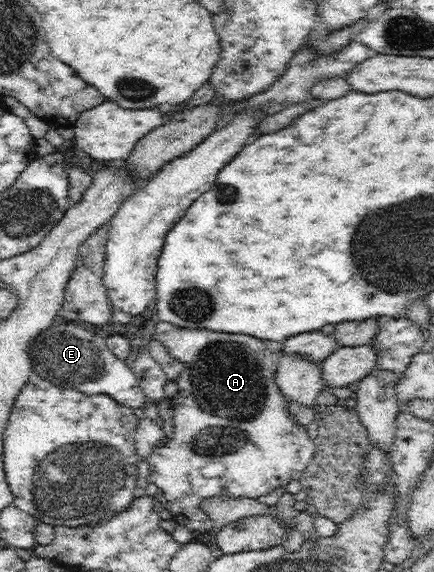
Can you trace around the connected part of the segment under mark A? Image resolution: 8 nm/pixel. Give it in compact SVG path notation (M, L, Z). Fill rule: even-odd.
M159 321L155 326L155 334L153 338L163 342L168 352L179 360L183 365L183 371L179 373L175 382L178 385L178 392L171 400L171 408L174 411L174 425L170 432L169 442L164 445L157 445L153 452L148 455L148 463L150 464L150 476L147 480L150 483L150 489L156 491L158 498L172 513L173 519L177 524L186 526L190 533L198 536L202 533L206 534L213 528L212 519L208 518L204 514L204 509L201 507L201 503L208 499L224 493L226 497L237 498L253 498L257 499L264 494L272 492L275 488L285 488L291 480L297 480L301 478L304 470L310 465L313 460L315 445L307 434L306 428L302 427L294 414L289 410L289 401L282 395L276 382L276 371L279 365L280 353L272 352L266 346L262 340L254 338L254 336L246 336L246 334L228 334L228 332L210 332L206 328L196 328L196 330L190 330L190 328L180 328L174 326L170 322Z

